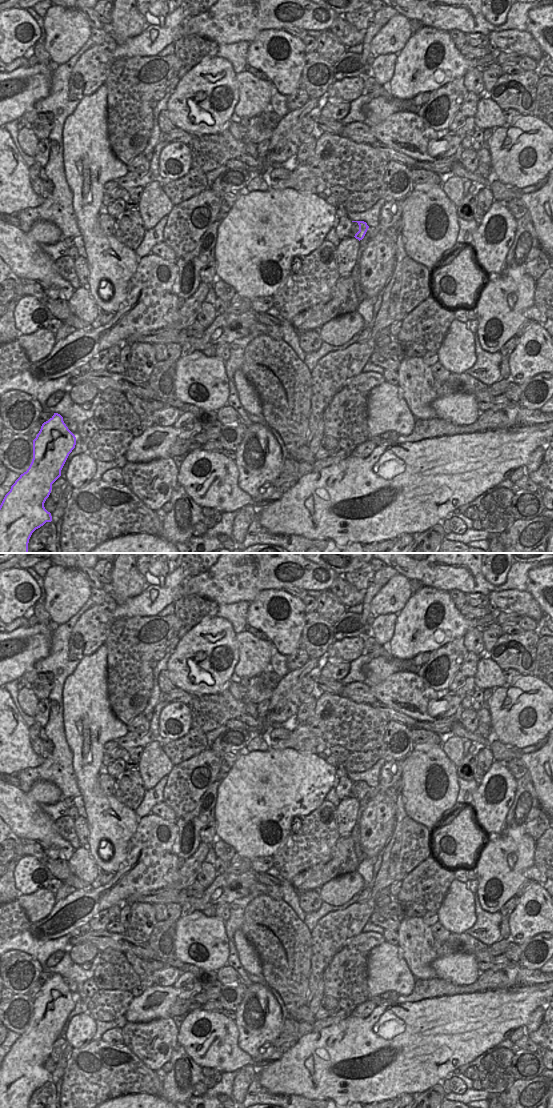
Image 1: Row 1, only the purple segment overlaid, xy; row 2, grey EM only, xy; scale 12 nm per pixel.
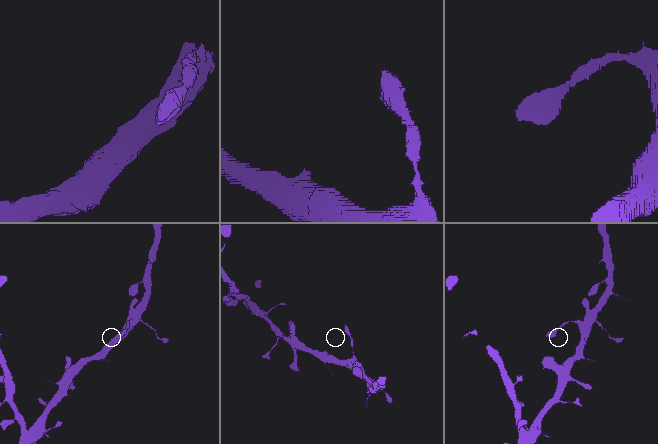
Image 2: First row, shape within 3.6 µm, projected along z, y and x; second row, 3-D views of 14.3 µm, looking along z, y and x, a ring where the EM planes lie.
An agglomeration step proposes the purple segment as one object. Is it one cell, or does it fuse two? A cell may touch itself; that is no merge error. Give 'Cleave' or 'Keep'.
Keep.

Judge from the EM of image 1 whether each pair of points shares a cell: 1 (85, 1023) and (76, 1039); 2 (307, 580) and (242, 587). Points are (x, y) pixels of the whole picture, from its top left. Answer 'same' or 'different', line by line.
1: same
2: same

